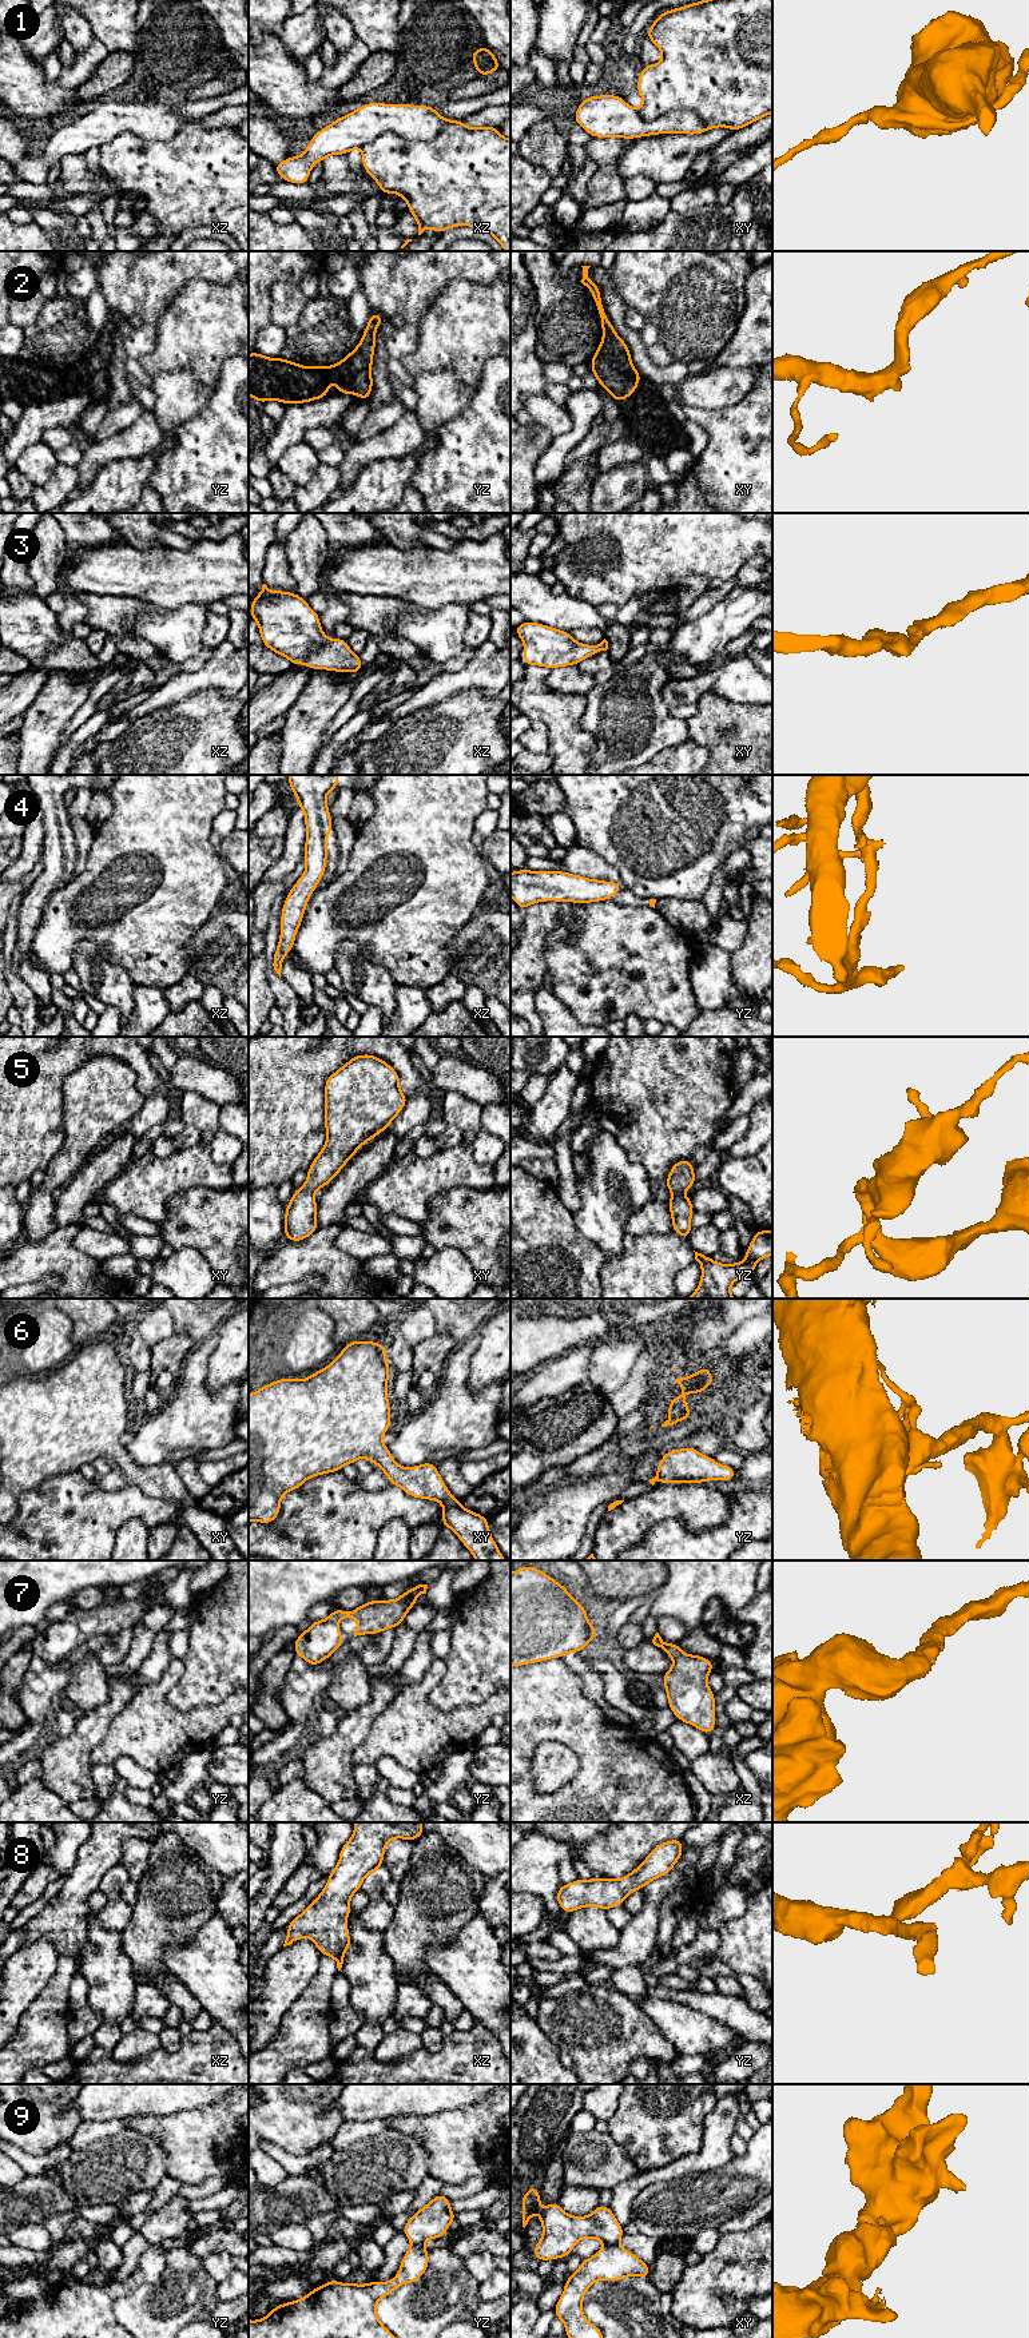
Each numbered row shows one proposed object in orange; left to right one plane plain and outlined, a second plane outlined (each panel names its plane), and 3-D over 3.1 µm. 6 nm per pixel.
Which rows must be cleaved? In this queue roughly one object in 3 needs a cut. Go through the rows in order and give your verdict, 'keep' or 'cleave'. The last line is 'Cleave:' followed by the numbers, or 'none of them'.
1: cleave
2: keep
3: keep
4: keep
5: keep
6: keep
7: keep
8: keep
9: cleave
Cleave: 1, 9

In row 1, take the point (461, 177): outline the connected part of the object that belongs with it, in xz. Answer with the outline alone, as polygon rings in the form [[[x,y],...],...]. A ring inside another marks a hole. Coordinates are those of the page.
[[[462,119],[449,120],[430,140],[405,139],[386,132],[361,150],[362,167],[380,186],[382,196],[397,192],[408,202],[408,211],[418,224],[418,235],[426,228],[440,235],[456,226],[470,226],[485,230],[505,251],[510,251],[510,139],[504,138],[497,127],[465,127]]]

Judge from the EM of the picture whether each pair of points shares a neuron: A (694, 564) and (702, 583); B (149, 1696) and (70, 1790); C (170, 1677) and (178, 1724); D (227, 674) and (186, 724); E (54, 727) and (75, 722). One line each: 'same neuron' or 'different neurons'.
A: different neurons
B: different neurons
C: same neuron
D: different neurons
E: different neurons

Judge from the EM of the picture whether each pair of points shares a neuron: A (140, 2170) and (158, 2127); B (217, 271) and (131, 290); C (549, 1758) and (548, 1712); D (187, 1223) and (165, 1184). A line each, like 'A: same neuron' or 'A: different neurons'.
A: different neurons
B: same neuron
C: different neurons
D: different neurons

